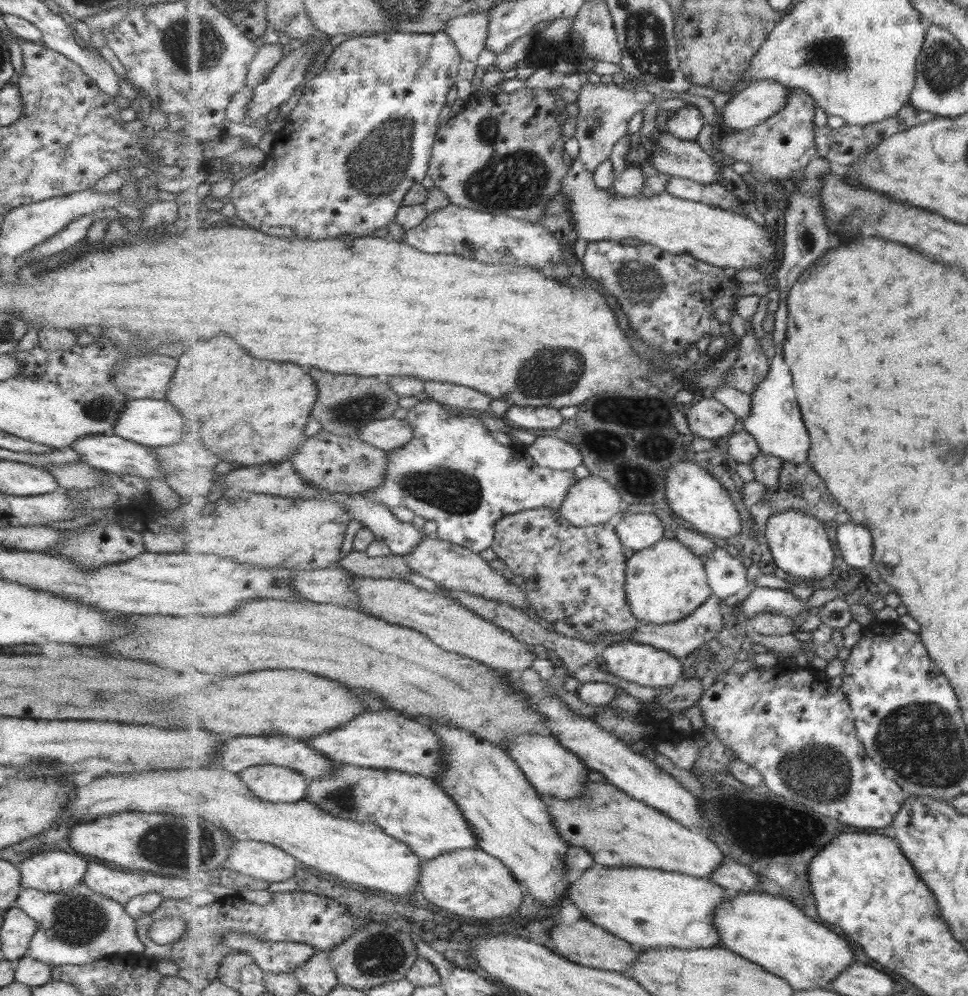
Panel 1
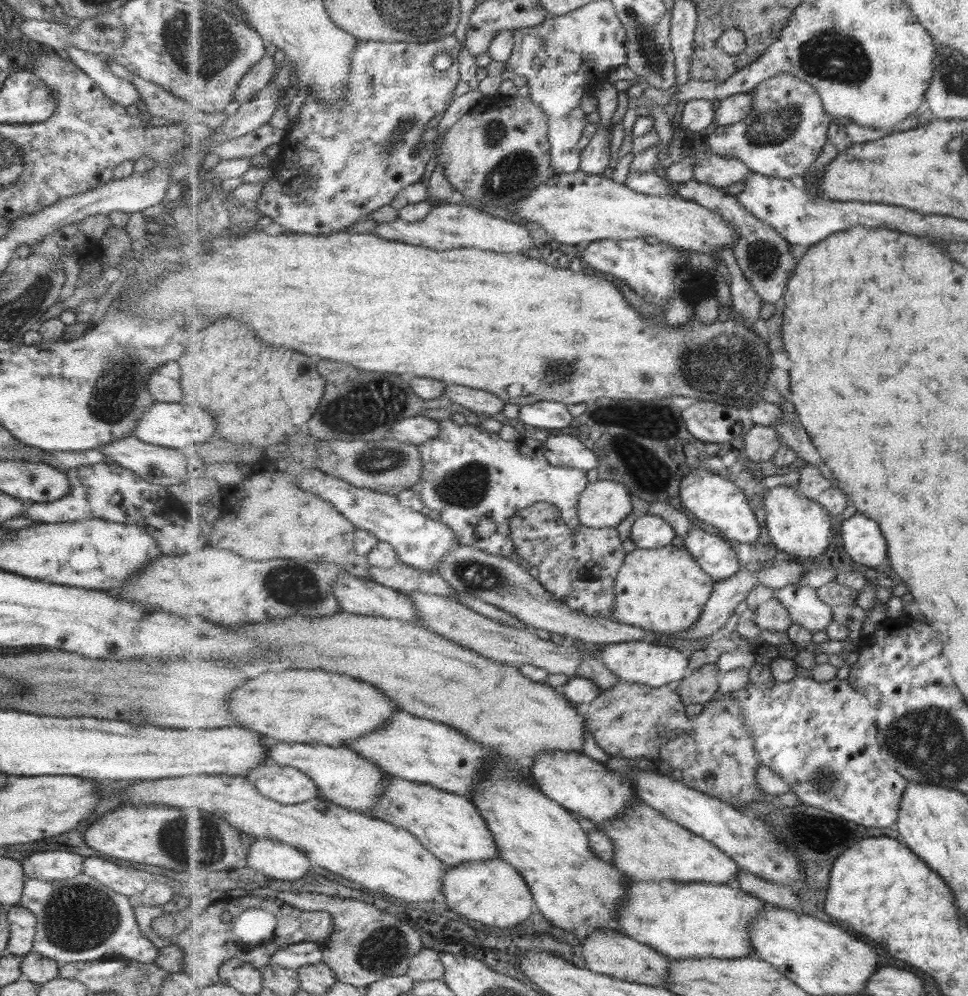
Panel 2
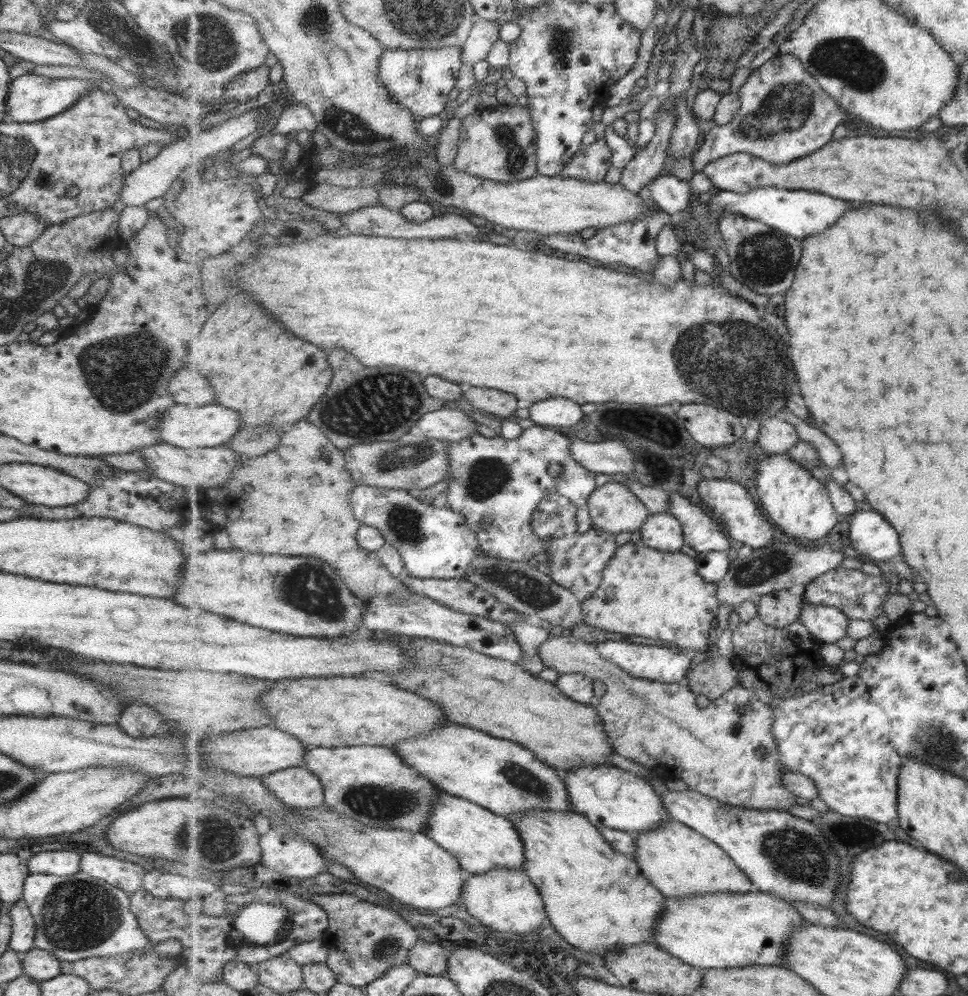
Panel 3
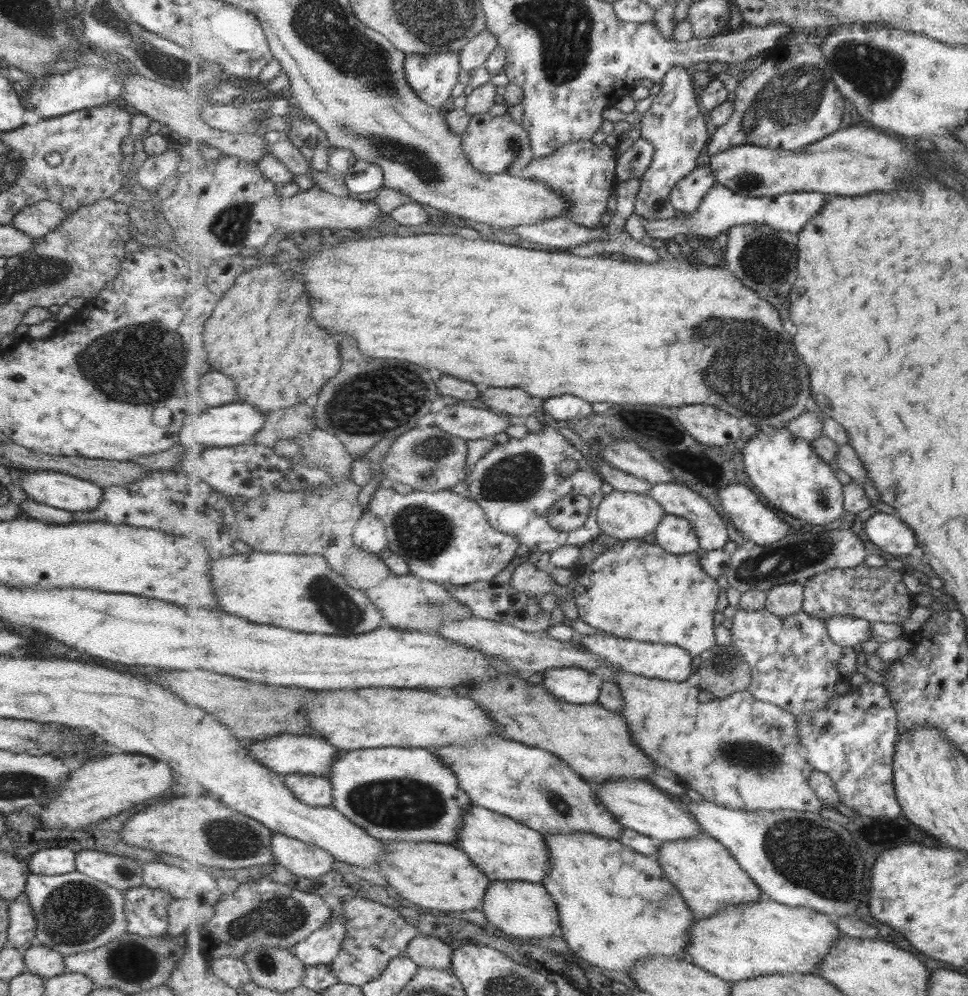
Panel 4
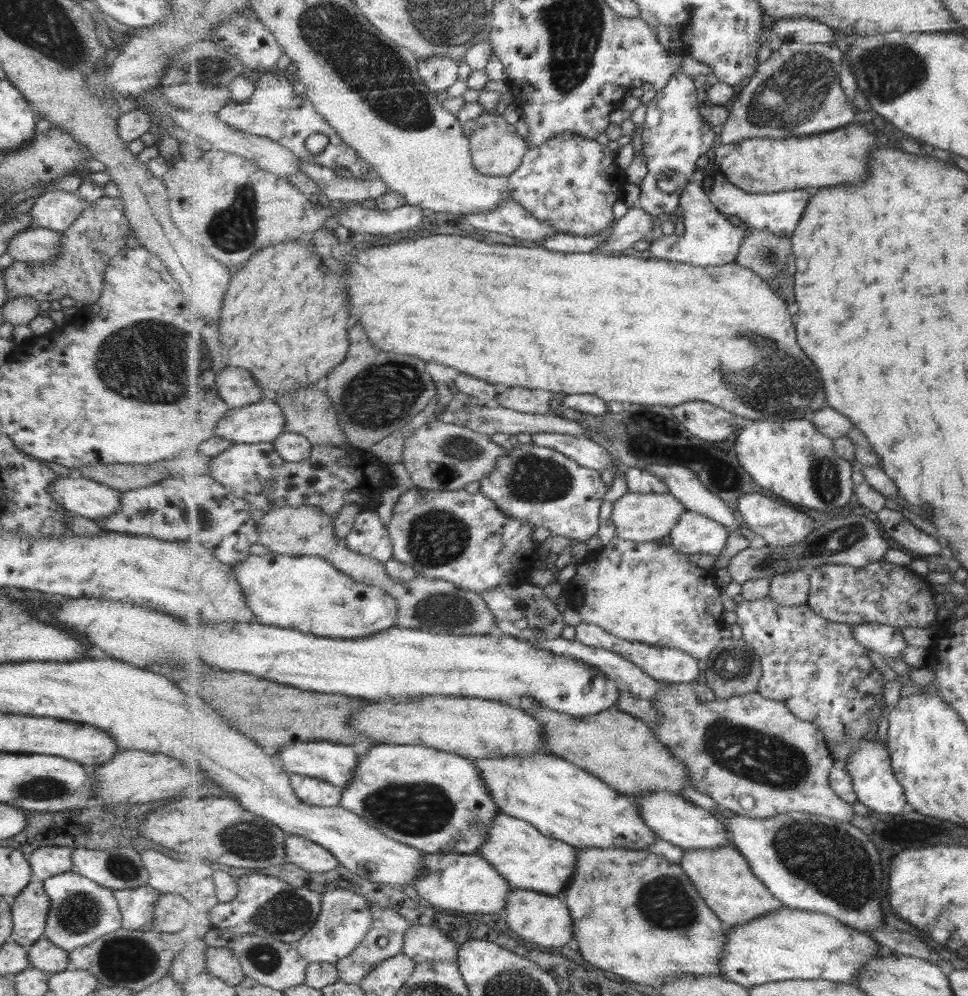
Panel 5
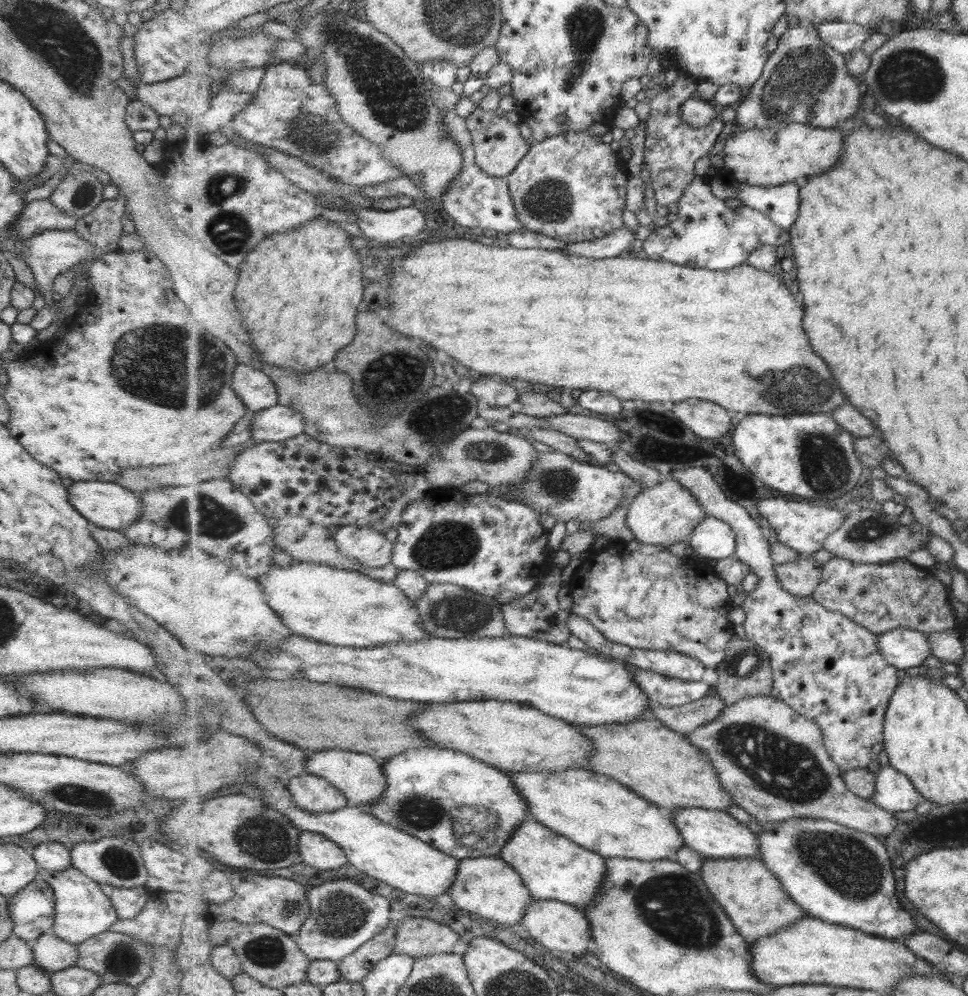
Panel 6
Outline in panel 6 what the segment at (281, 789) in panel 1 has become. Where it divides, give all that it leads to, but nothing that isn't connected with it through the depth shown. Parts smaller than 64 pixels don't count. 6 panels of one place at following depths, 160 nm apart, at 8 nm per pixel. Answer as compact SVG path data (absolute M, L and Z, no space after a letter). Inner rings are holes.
M306 772L302 776L293 777L287 787L292 792L295 804L312 813L333 812L349 806L346 794L318 775Z

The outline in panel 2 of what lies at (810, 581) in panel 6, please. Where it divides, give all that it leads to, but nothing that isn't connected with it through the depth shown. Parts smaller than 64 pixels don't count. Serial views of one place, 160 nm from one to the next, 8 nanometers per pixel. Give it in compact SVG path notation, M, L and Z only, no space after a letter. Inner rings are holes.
M775 597L757 606L754 621L763 630L778 633L785 633L795 623L788 608Z

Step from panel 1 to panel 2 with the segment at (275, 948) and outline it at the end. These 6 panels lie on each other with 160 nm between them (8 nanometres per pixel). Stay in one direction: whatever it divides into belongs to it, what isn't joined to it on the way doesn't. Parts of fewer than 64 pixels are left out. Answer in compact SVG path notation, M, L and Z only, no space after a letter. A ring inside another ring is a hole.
M303 941L279 949L270 960L270 964L291 968L298 972L302 966L321 963L323 957L324 953L321 952L319 943Z

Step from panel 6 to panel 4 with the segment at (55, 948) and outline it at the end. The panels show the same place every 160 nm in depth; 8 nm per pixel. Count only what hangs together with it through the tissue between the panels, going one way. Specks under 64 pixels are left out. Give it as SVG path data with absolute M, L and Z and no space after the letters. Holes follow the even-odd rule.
M36 943L22 952L22 961L26 972L40 977L42 980L60 976L66 972L63 966L63 957L55 950Z

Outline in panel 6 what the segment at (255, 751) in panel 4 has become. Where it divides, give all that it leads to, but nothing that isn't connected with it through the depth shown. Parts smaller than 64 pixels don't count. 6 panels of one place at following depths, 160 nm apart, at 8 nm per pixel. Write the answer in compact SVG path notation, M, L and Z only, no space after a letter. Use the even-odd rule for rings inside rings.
M329 749L308 752L306 770L309 774L326 778L339 790L346 794L351 807L370 808L370 804L378 801L386 789L385 770L382 762L368 754L356 753L350 750Z

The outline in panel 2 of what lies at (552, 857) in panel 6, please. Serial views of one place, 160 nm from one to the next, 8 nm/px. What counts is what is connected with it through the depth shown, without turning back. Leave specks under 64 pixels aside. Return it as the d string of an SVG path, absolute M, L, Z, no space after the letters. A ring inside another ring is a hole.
M393 777L386 793L372 810L372 816L411 831L427 850L449 867L461 865L462 862L500 858L498 842L472 799L436 786Z

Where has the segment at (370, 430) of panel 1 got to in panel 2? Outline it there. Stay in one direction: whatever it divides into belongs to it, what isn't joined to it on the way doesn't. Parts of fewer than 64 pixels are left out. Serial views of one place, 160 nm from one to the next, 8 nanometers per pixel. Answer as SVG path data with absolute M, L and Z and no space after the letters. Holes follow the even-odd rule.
M417 415L398 422L390 432L389 438L394 438L399 442L412 442L420 445L439 436L439 433L439 420Z

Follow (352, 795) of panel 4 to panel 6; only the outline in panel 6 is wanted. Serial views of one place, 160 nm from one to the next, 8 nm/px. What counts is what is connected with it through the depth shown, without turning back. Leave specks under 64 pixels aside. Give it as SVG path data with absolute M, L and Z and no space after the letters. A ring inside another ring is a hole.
M437 746L409 749L382 762L382 768L387 775L386 789L382 797L366 810L383 822L401 828L455 858L499 856L513 838L515 830L530 816L530 806L510 774L458 750Z

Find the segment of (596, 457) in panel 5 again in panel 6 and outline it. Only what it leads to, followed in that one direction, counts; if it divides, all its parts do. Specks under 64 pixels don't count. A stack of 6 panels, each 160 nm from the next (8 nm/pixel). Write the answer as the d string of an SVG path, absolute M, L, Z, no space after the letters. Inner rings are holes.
M532 426L529 428L529 433L531 439L553 448L553 451L568 454L585 463L593 463L591 455L583 452L581 446L577 444L573 437L552 428L545 428L544 426Z

